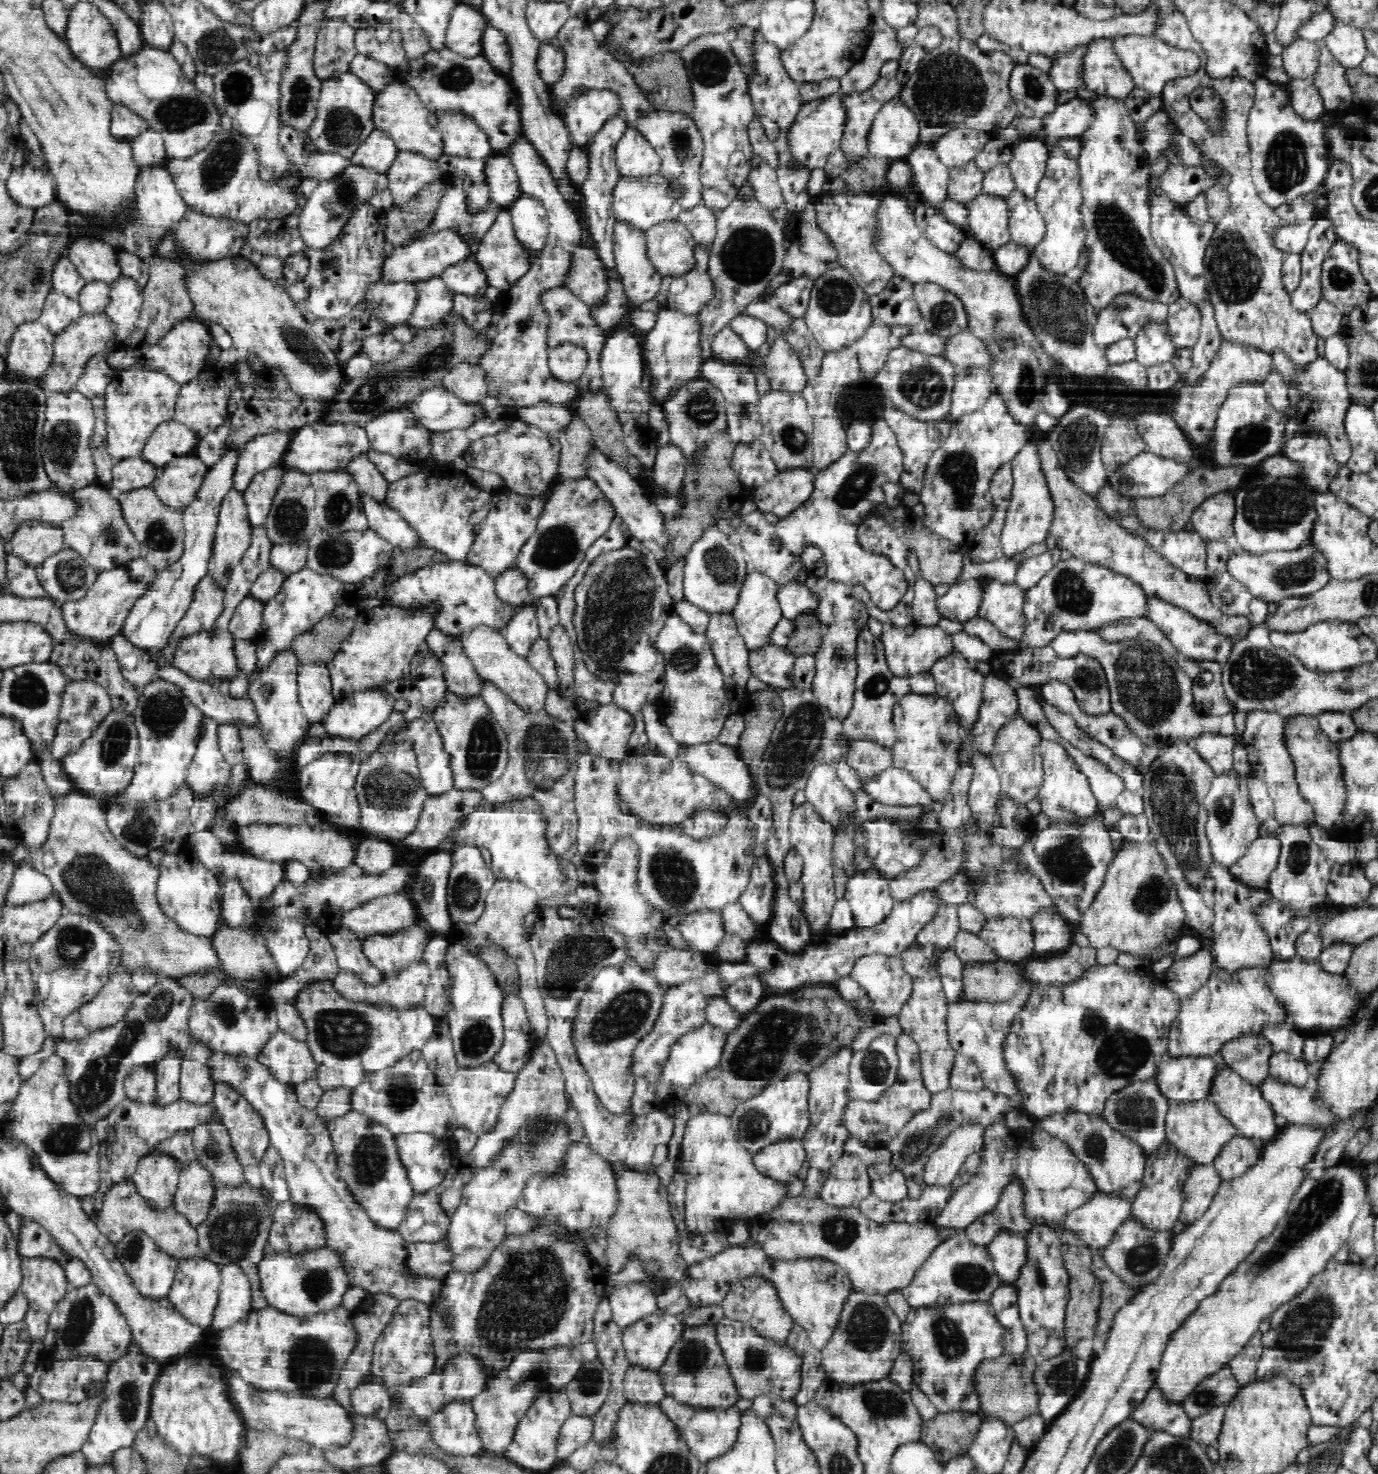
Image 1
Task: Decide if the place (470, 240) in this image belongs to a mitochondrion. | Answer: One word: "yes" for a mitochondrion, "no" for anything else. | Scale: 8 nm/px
no

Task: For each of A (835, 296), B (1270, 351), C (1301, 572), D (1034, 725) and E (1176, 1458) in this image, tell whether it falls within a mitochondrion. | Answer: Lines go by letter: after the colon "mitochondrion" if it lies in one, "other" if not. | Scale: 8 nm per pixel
A: mitochondrion
B: other
C: mitochondrion
D: other
E: mitochondrion

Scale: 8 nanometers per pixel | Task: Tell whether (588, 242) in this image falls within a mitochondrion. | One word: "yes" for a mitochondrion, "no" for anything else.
no

